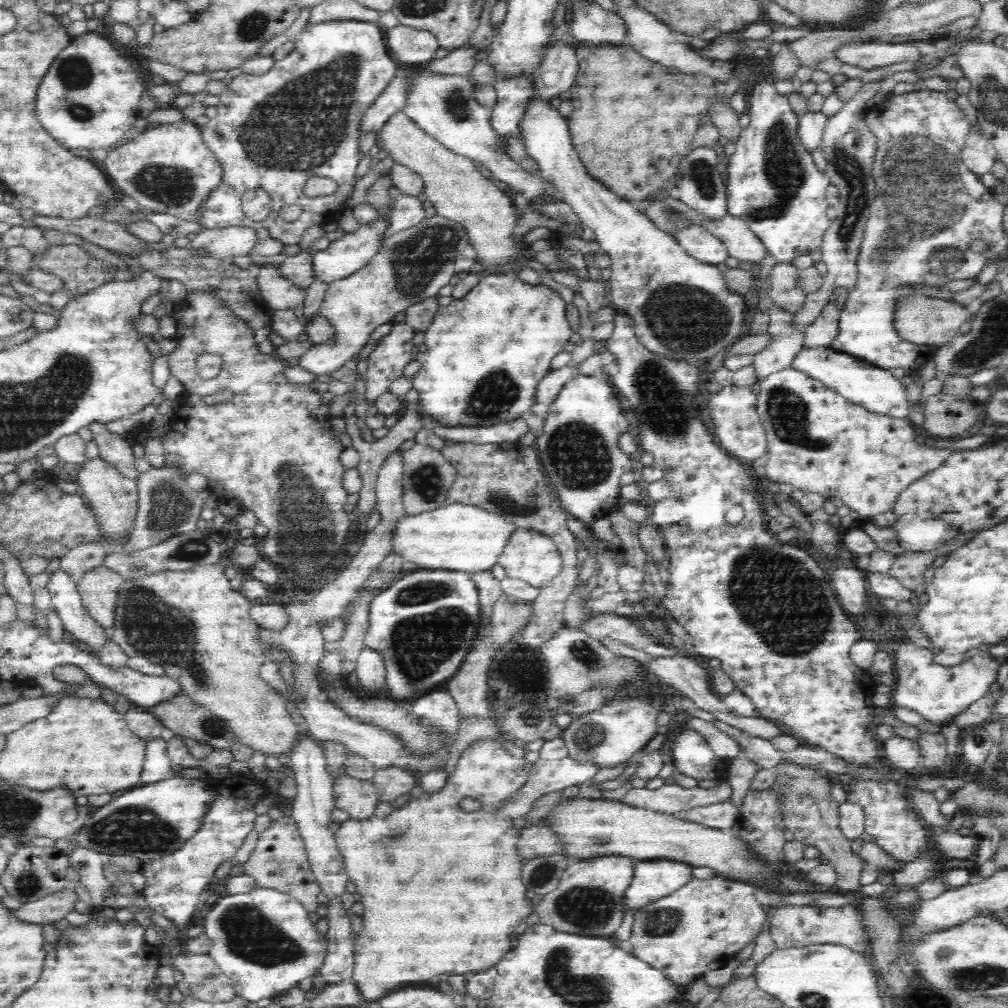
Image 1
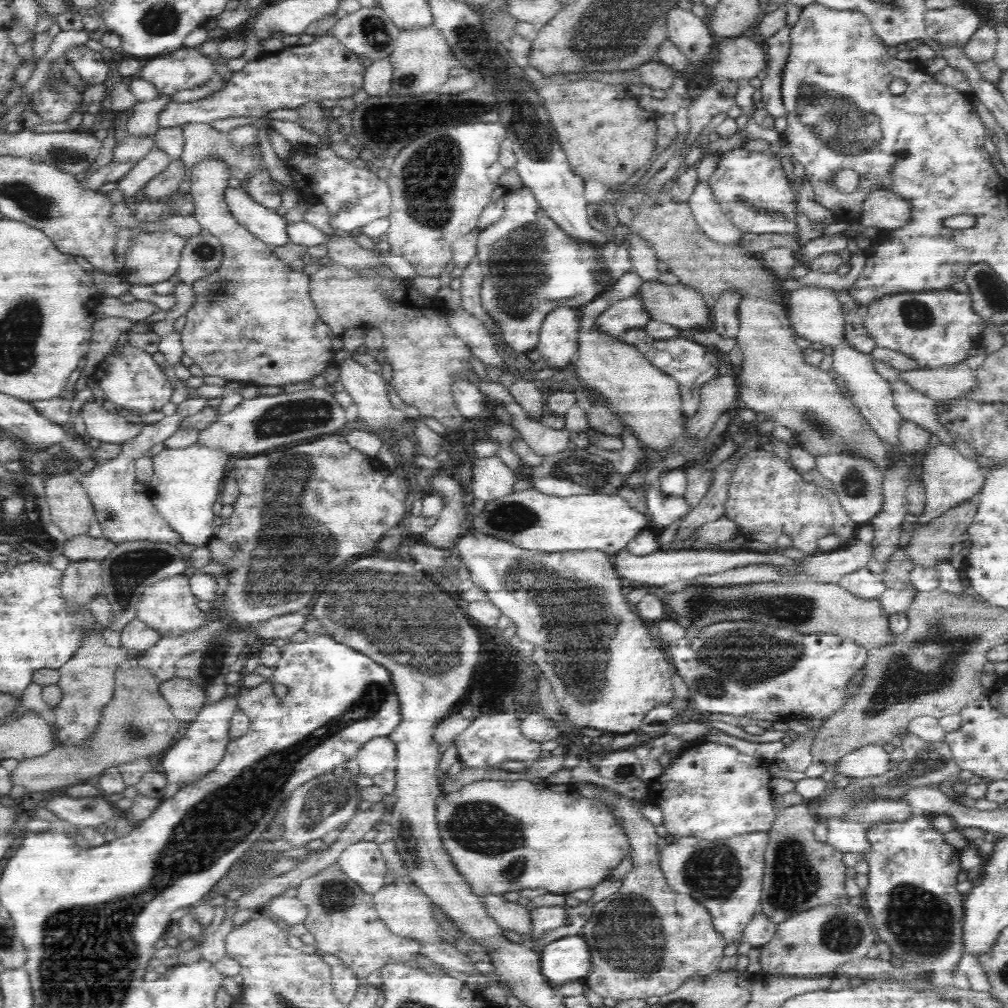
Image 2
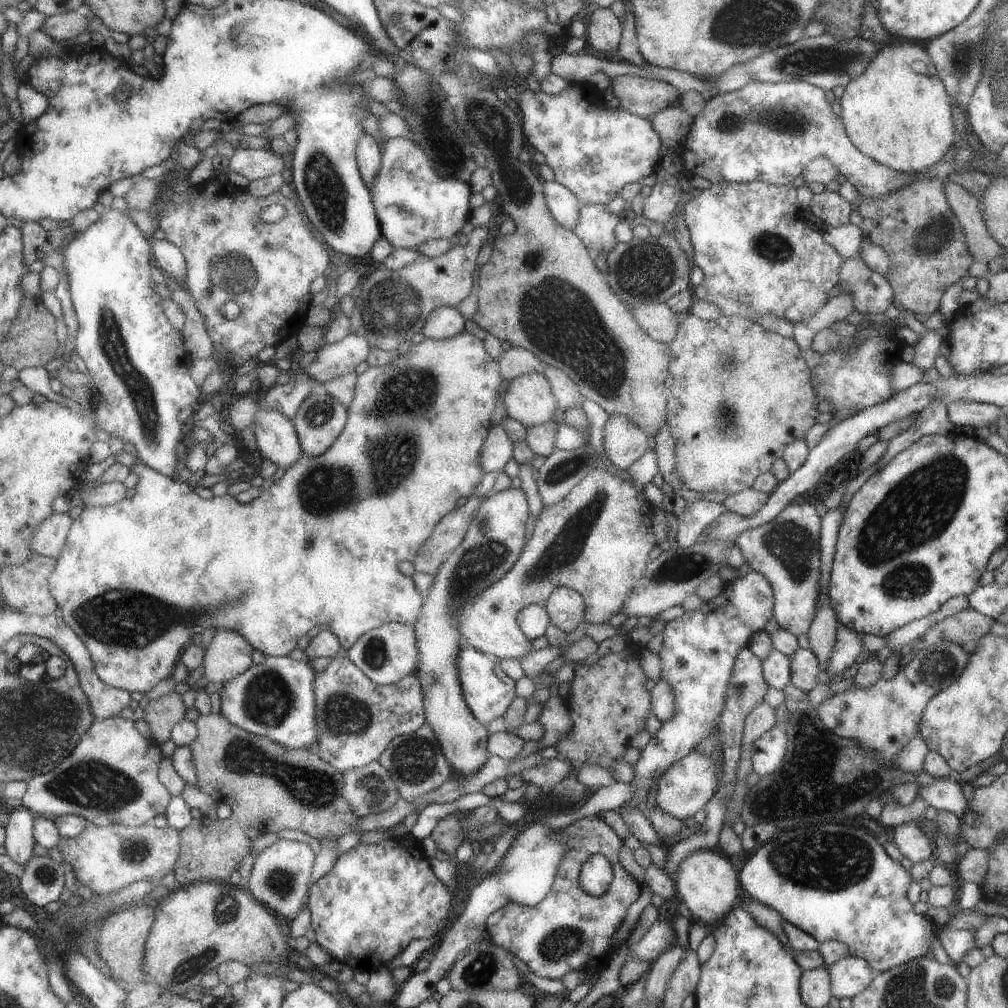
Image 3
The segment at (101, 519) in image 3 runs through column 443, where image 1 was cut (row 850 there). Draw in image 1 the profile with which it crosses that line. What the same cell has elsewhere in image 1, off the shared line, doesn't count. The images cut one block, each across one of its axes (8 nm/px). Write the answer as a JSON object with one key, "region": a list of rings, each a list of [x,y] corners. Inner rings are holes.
{"region":[[[482,738],[478,742],[472,742],[470,746],[466,746],[462,750],[456,769],[447,778],[442,790],[432,792],[432,794],[422,792],[420,796],[411,799],[404,807],[394,809],[387,818],[348,819],[340,824],[339,829],[334,833],[335,841],[343,857],[346,876],[350,882],[355,884],[356,891],[361,894],[361,902],[364,904],[364,913],[361,914],[362,928],[360,928],[360,932],[356,934],[353,940],[355,965],[351,976],[352,981],[356,983],[356,988],[363,1002],[380,1001],[393,991],[398,991],[398,988],[404,989],[412,986],[412,984],[430,981],[434,976],[440,977],[440,974],[468,974],[468,972],[476,974],[476,972],[488,970],[488,968],[496,966],[496,963],[505,957],[506,952],[512,950],[514,946],[510,946],[510,934],[518,924],[522,924],[534,912],[533,908],[536,900],[530,895],[521,879],[524,862],[517,851],[521,830],[514,828],[513,819],[498,816],[498,812],[502,812],[500,808],[506,808],[505,804],[507,802],[504,802],[504,800],[509,801],[509,798],[513,797],[513,794],[517,793],[517,790],[522,789],[524,784],[527,783],[532,769],[533,763],[524,757],[514,758],[501,740]],[[464,798],[478,800],[480,810],[464,812],[460,808],[460,800],[464,800]]]}

